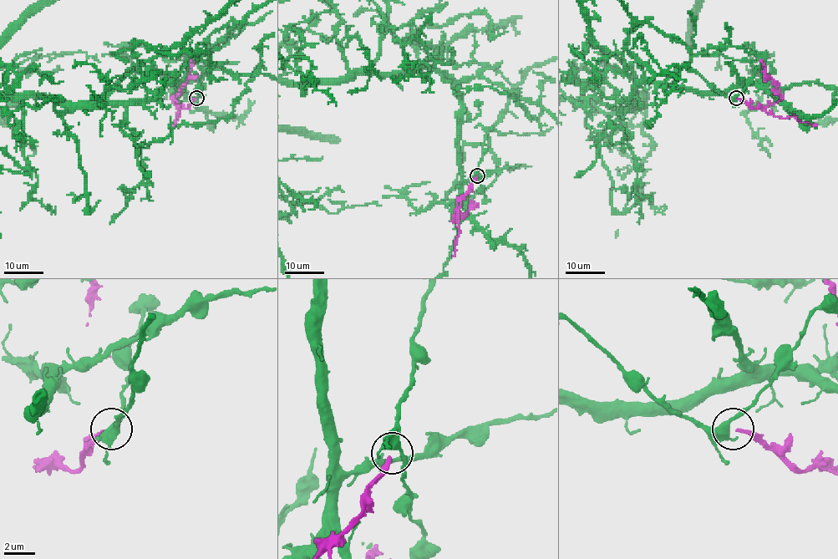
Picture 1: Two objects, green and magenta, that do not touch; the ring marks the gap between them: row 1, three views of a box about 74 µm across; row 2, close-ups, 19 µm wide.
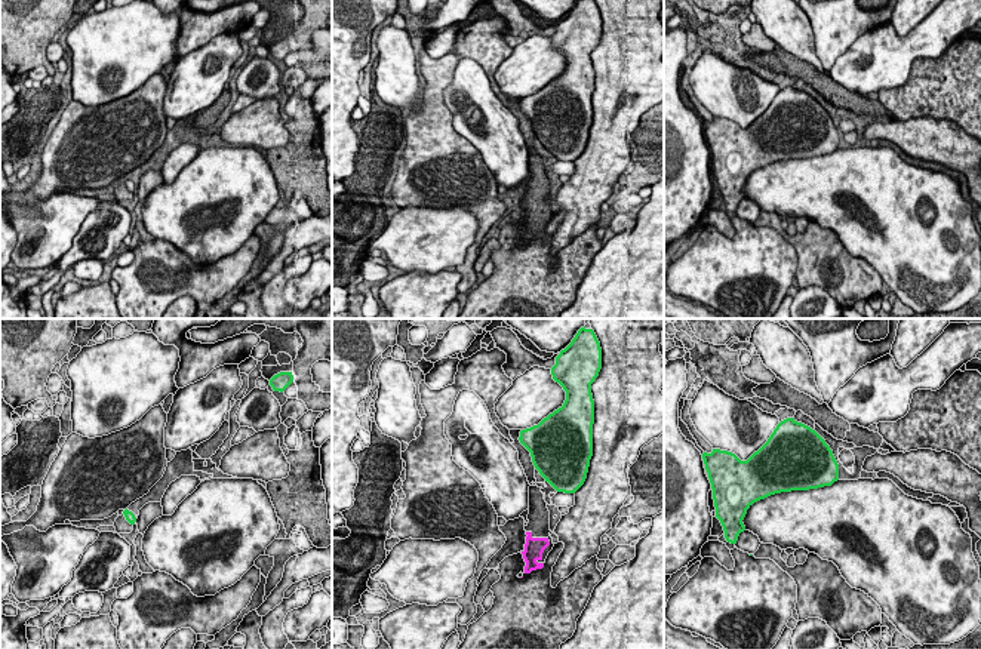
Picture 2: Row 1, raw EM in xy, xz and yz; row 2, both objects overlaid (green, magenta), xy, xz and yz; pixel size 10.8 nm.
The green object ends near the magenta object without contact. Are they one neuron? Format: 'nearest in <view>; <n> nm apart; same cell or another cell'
nearest in xz; 500 nm apart; another cell

